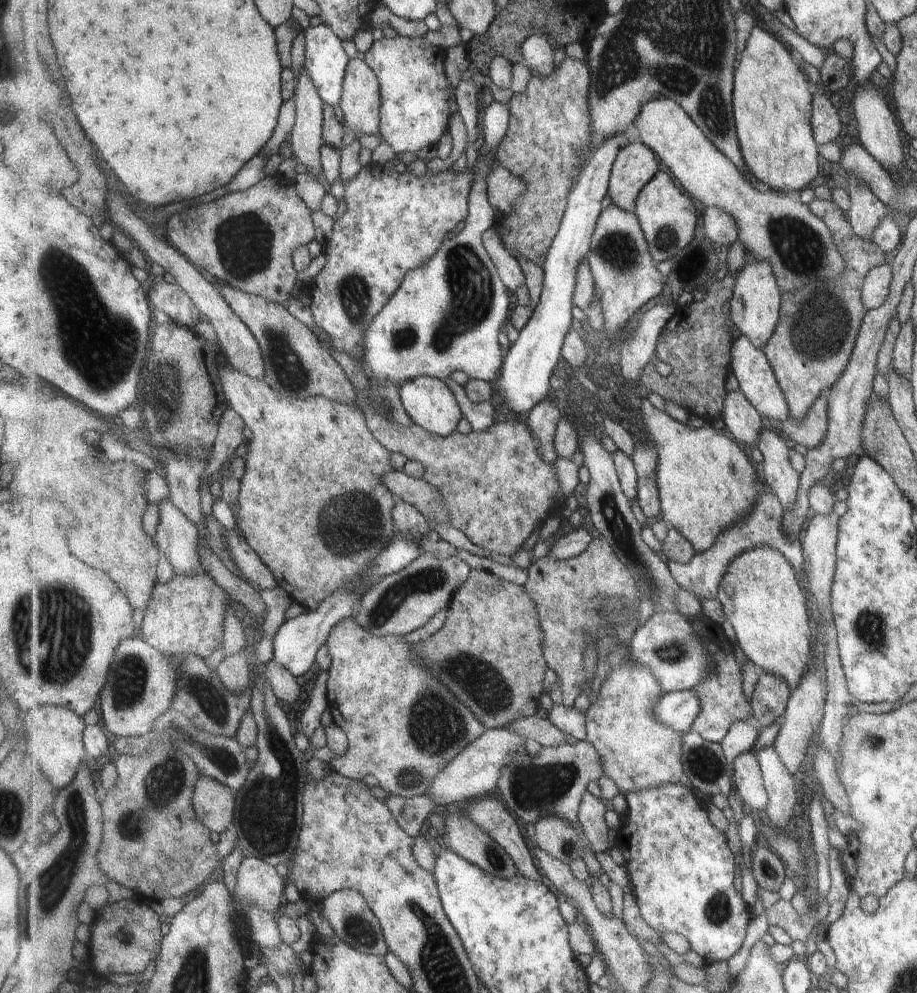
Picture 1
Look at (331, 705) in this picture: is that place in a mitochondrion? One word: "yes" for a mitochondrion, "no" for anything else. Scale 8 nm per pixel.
no

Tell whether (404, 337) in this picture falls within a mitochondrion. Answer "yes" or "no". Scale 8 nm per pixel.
yes

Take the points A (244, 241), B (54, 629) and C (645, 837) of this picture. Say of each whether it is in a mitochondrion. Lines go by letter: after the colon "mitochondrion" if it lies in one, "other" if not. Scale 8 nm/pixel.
A: mitochondrion
B: mitochondrion
C: other

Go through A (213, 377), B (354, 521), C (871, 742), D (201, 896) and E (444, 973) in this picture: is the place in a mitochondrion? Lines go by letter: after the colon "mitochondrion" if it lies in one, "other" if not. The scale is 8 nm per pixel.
A: other
B: mitochondrion
C: mitochondrion
D: other
E: mitochondrion

